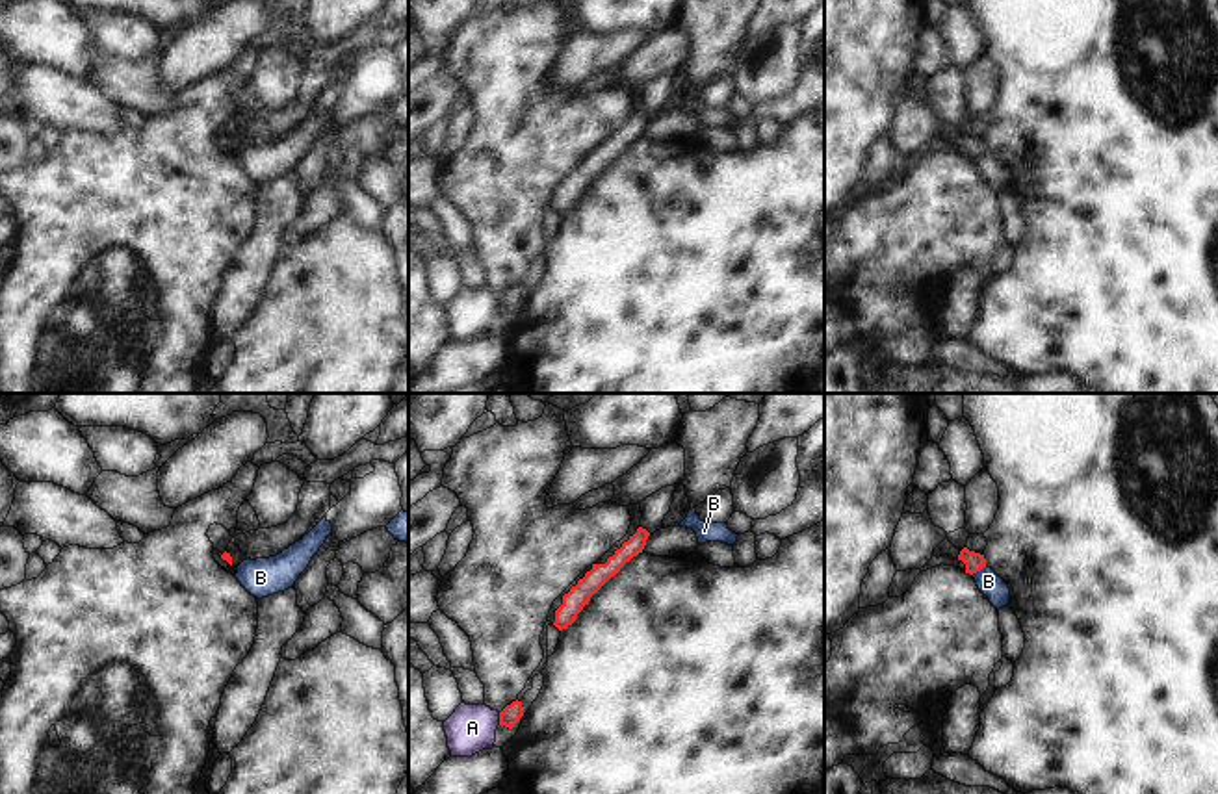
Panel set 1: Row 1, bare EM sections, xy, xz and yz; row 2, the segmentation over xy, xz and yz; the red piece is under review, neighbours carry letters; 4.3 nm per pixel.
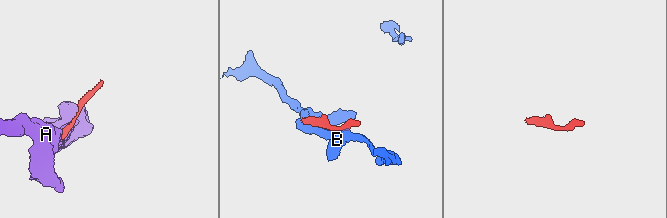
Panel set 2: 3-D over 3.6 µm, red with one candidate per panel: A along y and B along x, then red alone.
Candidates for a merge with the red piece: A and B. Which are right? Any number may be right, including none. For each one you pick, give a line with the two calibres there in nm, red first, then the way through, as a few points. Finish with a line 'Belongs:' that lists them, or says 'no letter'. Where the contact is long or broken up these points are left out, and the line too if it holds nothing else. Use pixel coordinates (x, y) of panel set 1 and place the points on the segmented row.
Belongs: no letter

